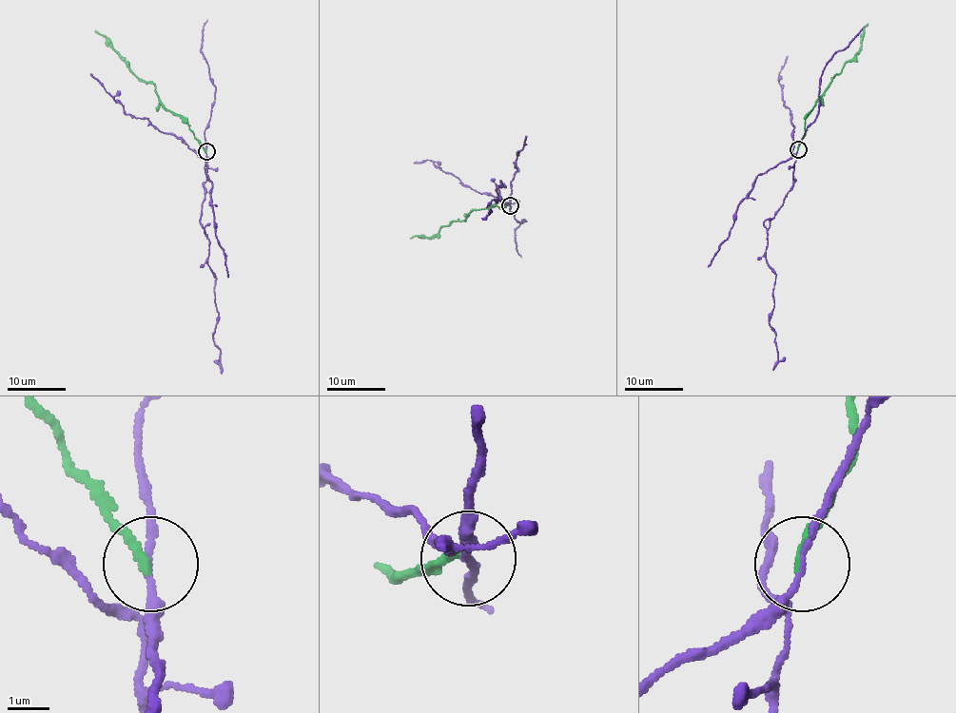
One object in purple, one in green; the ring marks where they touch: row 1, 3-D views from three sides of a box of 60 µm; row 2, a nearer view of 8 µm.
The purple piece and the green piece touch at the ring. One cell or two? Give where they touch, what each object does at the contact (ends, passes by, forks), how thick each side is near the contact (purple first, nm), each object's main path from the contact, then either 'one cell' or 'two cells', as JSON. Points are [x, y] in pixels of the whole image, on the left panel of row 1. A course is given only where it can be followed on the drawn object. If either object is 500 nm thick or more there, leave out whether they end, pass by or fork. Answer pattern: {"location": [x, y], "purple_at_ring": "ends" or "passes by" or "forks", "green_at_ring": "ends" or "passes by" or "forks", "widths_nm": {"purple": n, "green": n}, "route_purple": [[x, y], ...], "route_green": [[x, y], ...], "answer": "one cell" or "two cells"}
{"location": [206, 151], "purple_at_ring": "passes by", "green_at_ring": "ends", "widths_nm": {"purple": 130, "green": 180}, "route_purple": [[206, 151], [201, 221], [208, 240], [208, 266], [214, 279], [218, 319], [213, 342], [221, 351], [222, 373]], "route_green": [[206, 152], [193, 130], [165, 107], [154, 85], [140, 82], [104, 36], [94, 31]], "answer": "two cells"}

